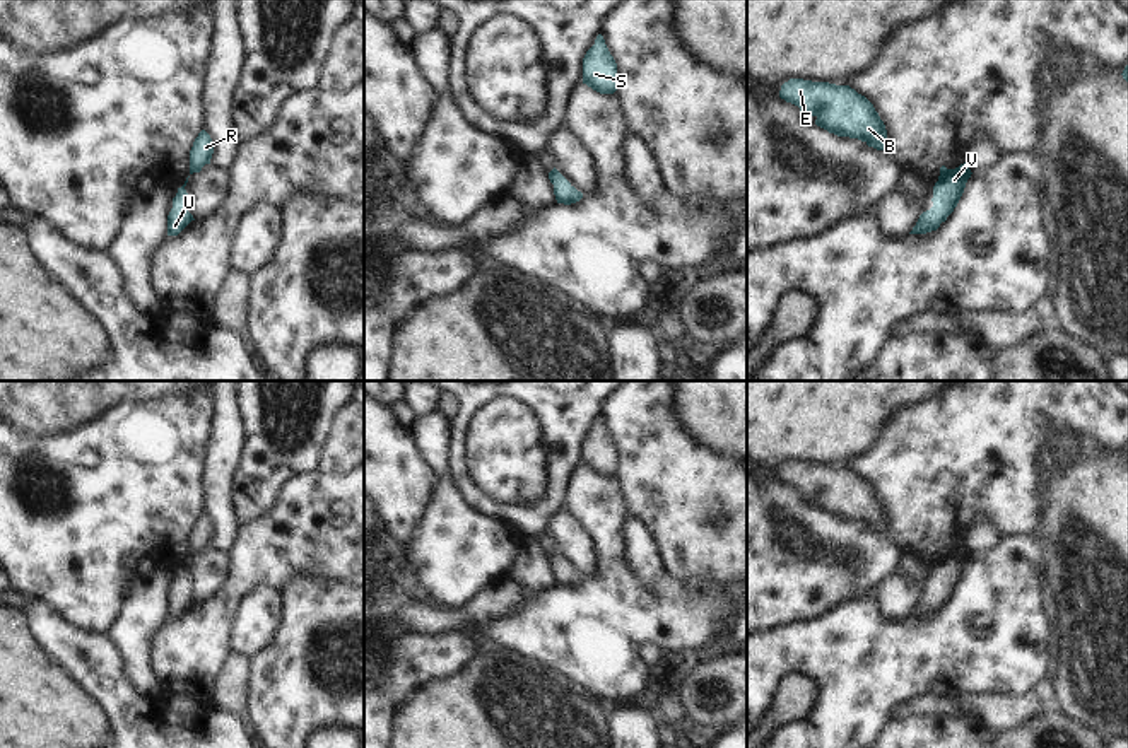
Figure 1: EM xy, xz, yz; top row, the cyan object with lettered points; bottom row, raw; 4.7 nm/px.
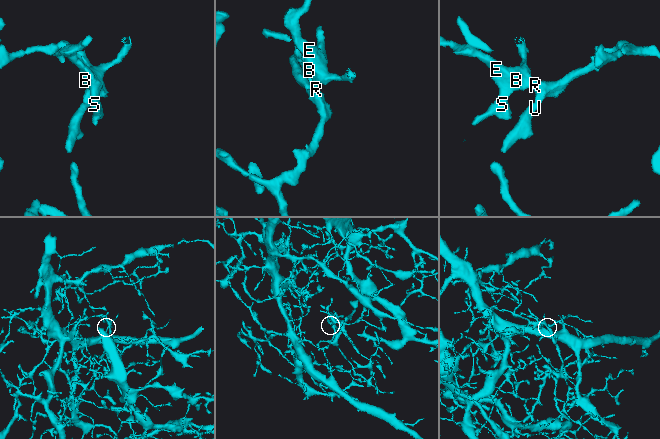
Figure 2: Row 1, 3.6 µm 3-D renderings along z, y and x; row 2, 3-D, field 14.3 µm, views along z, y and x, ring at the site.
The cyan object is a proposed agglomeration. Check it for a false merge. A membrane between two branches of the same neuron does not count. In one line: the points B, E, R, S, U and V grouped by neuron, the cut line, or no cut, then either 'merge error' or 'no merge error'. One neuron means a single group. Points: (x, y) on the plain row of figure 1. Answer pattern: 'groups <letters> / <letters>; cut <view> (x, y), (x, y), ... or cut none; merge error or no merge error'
groups B E R S U V; cut none; no merge error

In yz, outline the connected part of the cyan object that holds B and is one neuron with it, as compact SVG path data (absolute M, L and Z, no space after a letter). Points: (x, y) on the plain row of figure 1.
M790 461L781 468L779 480L815 499L815 507L837 519L865 524L887 533L887 512L873 487L849 468Z

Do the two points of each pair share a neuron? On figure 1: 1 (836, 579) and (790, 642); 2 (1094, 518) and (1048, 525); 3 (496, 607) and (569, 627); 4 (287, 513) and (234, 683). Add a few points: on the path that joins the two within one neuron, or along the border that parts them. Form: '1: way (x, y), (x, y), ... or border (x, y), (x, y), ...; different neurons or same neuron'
1: border (843, 601), (819, 615), (778, 625), (769, 632); different neurons
2: way (1082, 514), (1074, 514), (1060, 525); same neuron
3: border (530, 593), (515, 612), (479, 625); different neurons
4: border (228, 649), (216, 683), (209, 692); different neurons

